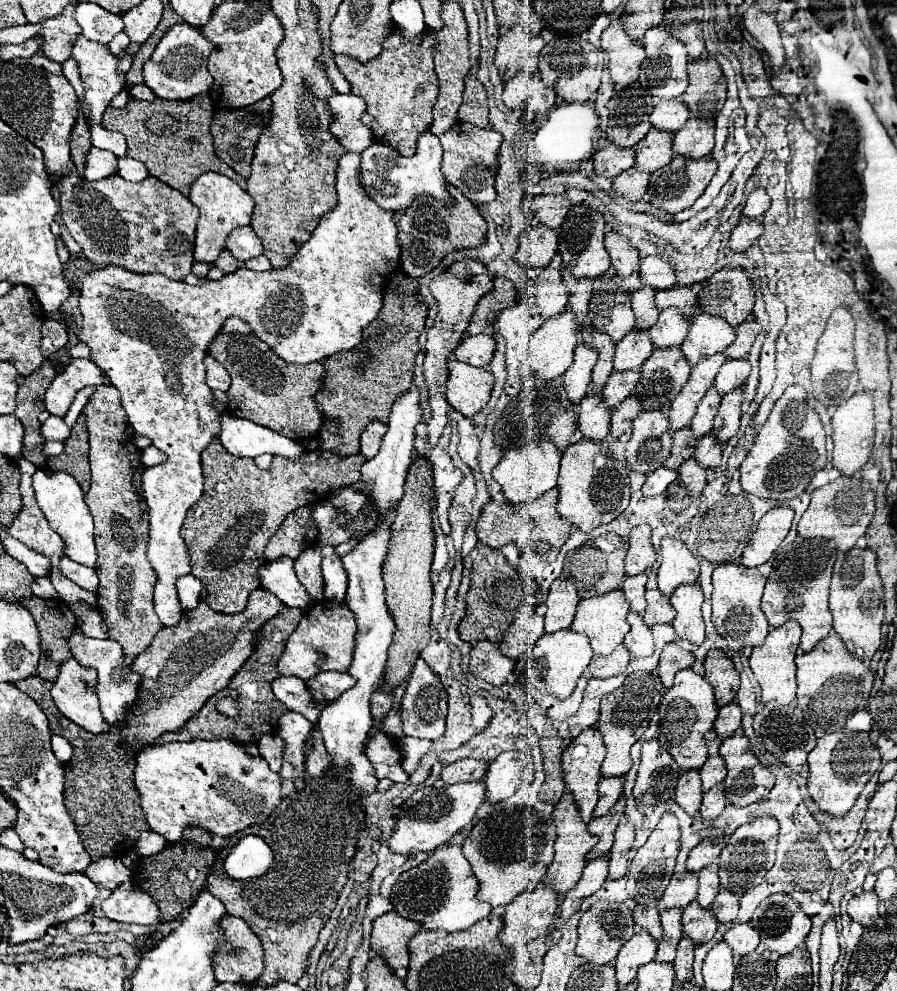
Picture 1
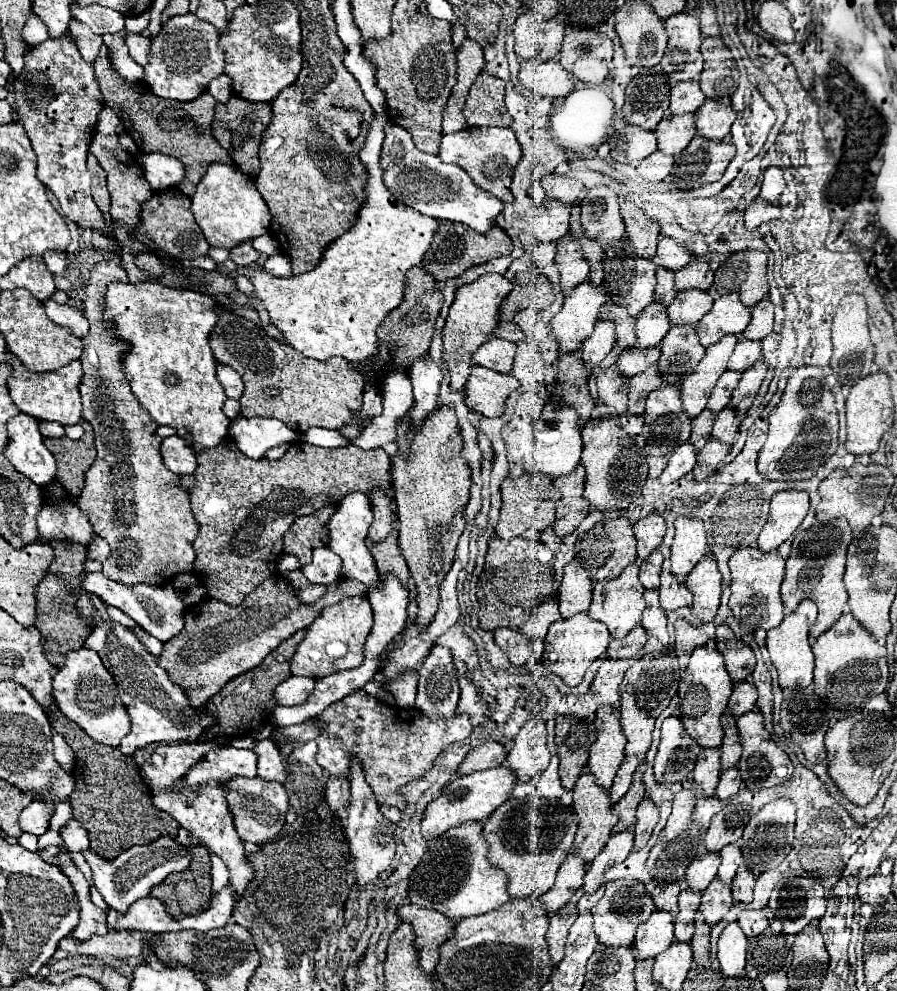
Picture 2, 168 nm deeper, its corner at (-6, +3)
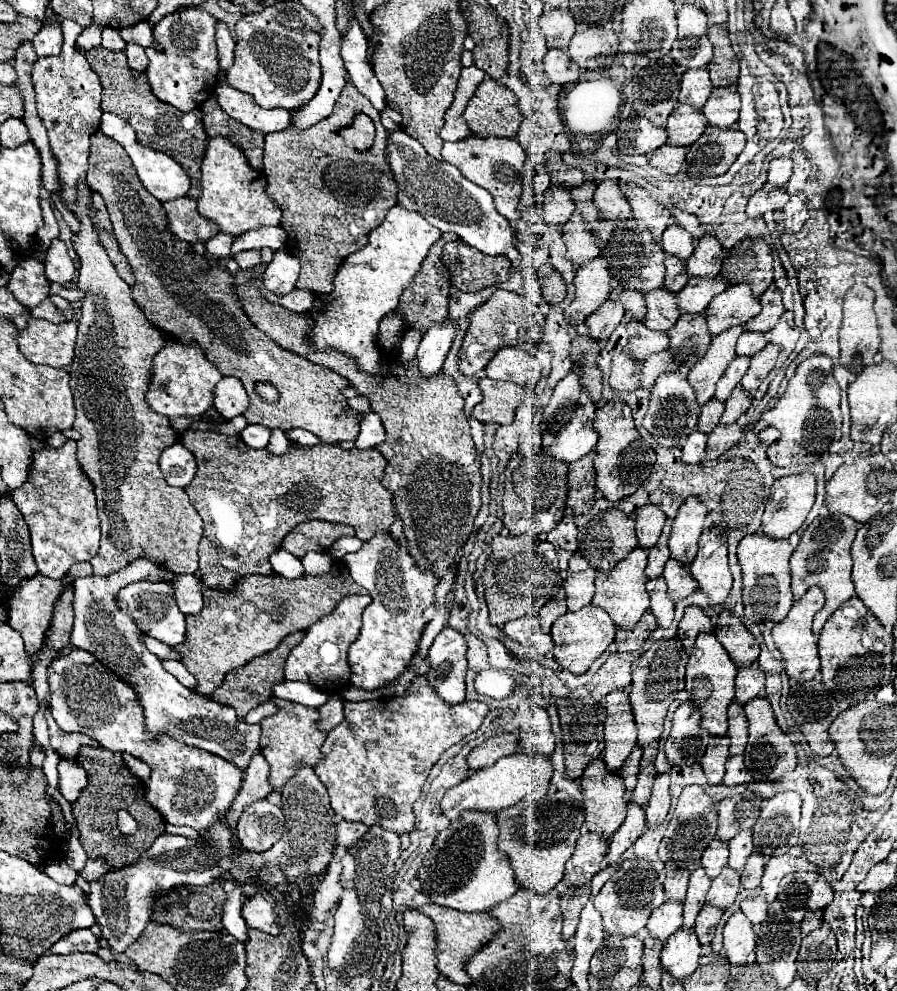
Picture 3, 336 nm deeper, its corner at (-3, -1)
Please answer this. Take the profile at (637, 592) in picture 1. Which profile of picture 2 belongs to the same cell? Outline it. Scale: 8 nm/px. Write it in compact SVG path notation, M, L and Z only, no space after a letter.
M655 548L655 550L651 552L651 556L643 560L639 578L641 578L641 582L643 582L643 586L645 586L647 590L655 590L655 588L657 588L661 564L663 564L663 554L661 554L659 548Z

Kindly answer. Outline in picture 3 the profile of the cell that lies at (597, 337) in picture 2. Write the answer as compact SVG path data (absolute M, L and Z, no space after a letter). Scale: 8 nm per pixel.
M606 300L592 316L588 322L588 334L594 340L608 340L610 334L618 328L618 324L624 318L624 308L620 304L614 304L610 300Z

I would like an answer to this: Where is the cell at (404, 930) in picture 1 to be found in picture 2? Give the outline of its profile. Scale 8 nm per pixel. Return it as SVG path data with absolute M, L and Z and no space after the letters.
M415 904L401 906L399 916L413 924L417 936L415 944L421 956L421 968L427 974L433 974L433 970L439 964L439 948L443 942L447 942L453 936L457 922L439 914L437 910L427 910Z

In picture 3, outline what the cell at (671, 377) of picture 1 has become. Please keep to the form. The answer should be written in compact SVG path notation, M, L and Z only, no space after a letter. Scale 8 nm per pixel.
M682 314L678 322L668 330L670 354L680 370L690 370L708 350L710 334L704 314Z

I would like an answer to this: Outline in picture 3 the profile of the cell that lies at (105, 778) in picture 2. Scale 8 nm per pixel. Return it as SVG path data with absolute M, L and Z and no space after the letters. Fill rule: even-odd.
M84 746L78 754L78 764L82 764L82 768L86 768L88 772L88 786L80 792L80 798L72 806L74 808L72 814L74 814L76 830L80 834L82 848L86 850L88 856L102 856L102 860L106 860L106 864L110 864L112 868L132 864L144 850L152 846L152 842L160 834L164 834L166 822L146 802L144 784L138 782L138 778L130 774L130 770L126 768L118 752ZM120 810L126 810L134 816L134 820L138 822L138 834L124 836L122 832L118 832L116 814Z

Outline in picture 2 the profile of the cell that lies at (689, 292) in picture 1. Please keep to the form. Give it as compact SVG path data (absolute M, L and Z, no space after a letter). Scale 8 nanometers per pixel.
M693 258L685 268L675 272L675 284L677 290L685 290L685 288L709 290L713 284L711 262L705 258Z

